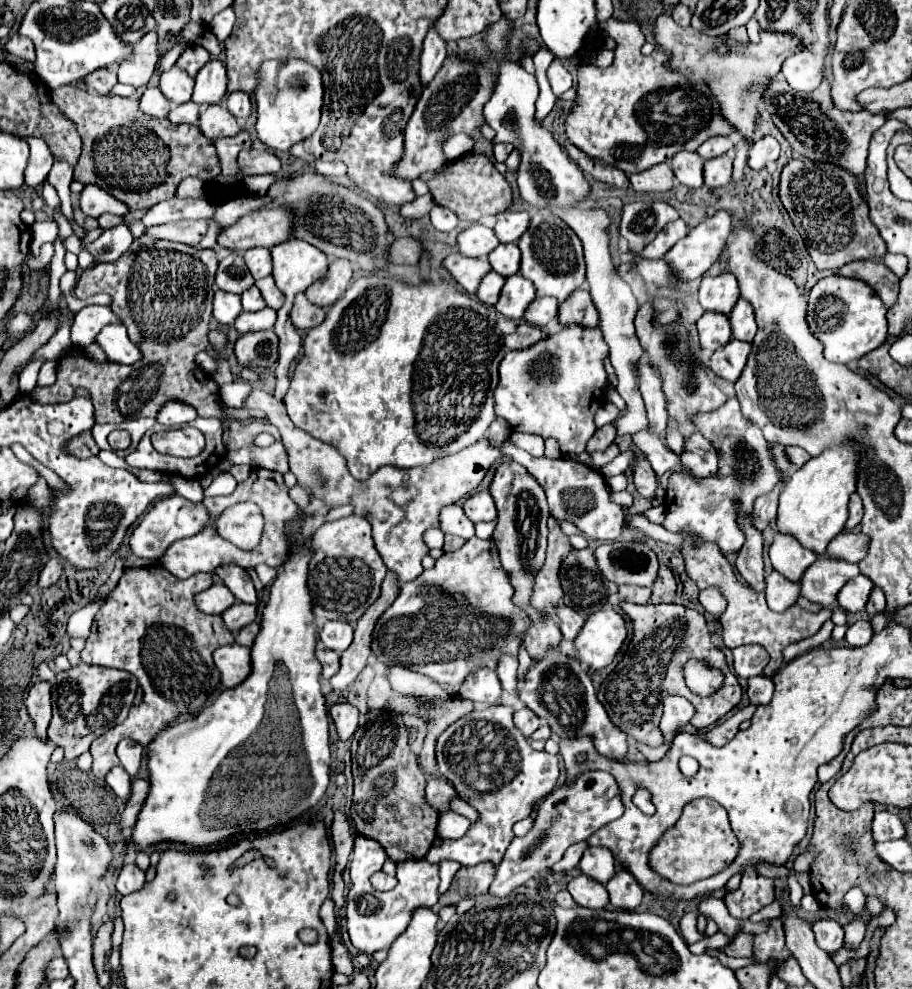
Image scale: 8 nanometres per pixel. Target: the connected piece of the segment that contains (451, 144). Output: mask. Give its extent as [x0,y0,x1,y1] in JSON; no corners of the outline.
[444,134,474,160]

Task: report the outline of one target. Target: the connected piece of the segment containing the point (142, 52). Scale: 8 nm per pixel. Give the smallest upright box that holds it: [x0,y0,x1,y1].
[118,32,158,88]

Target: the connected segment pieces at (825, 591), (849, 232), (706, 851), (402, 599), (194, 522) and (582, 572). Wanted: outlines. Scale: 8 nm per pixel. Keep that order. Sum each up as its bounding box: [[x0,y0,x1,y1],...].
[[800,556,860,608],[780,158,886,272],[650,800,738,884],[374,536,530,686],[130,496,210,562],[562,550,616,616]]

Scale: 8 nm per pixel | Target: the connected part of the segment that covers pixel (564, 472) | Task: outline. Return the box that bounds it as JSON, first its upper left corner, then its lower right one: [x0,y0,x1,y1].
[502,442,624,540]

